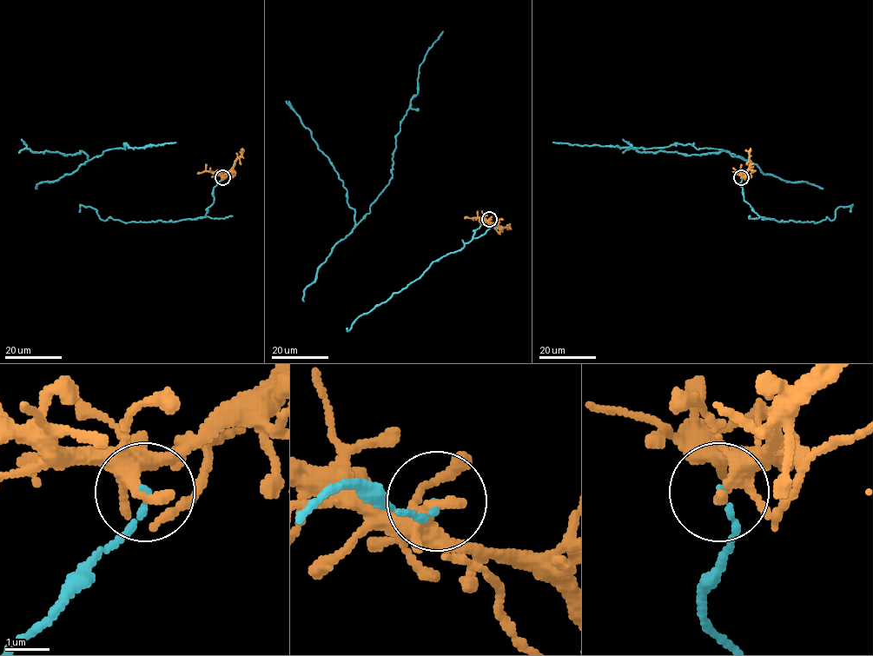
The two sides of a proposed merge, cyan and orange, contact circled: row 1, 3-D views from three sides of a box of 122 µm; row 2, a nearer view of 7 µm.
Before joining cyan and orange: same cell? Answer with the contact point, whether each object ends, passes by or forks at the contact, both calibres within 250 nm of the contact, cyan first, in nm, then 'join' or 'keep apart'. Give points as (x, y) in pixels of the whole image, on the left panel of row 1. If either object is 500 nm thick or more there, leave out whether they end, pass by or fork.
place (222, 177); cyan ends; orange passes by; calibres 100 and 300 nm; keep apart

